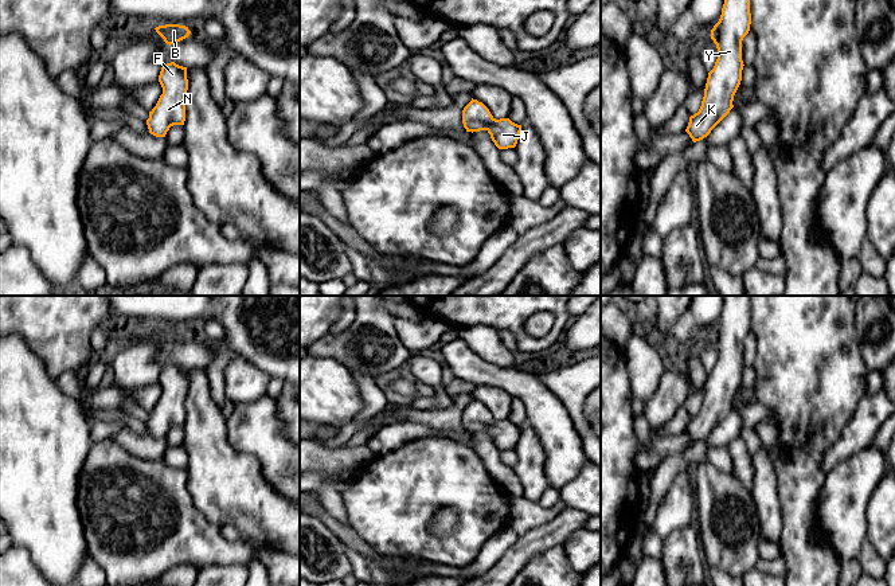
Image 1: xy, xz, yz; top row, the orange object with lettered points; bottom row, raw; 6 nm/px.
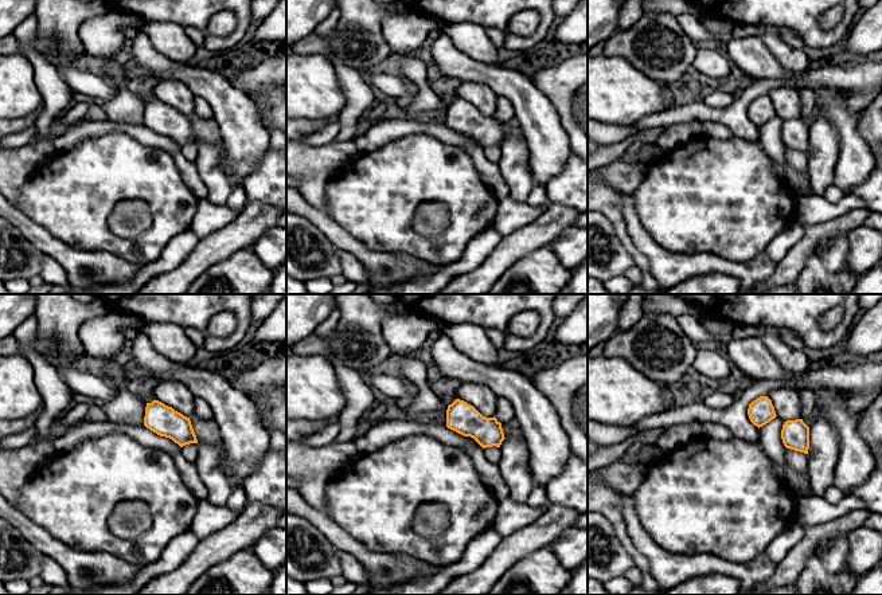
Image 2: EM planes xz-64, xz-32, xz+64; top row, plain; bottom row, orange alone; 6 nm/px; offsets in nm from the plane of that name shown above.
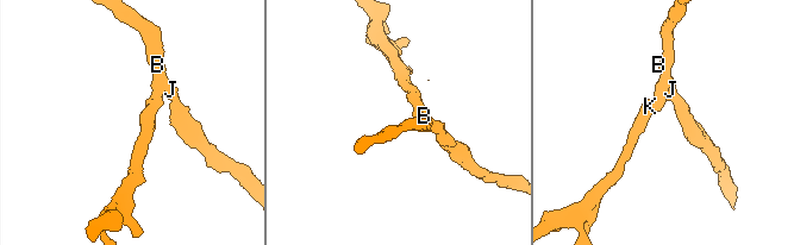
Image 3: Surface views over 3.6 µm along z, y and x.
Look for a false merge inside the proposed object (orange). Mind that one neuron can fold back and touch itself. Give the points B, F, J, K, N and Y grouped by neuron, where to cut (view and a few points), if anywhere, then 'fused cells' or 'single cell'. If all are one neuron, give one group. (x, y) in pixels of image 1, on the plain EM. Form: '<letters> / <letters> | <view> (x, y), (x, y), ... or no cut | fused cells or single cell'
B F J K N Y | no cut | single cell

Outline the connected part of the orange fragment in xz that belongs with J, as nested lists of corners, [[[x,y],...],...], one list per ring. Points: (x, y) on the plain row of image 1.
[[[473,399],[462,411],[462,425],[466,433],[486,431],[499,450],[515,449],[521,433],[521,426],[509,419],[496,421],[482,403]]]

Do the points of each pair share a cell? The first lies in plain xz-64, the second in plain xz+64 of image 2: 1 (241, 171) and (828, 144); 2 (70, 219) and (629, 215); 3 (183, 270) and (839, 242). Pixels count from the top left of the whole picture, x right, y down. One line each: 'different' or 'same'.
1: different
2: different
3: different

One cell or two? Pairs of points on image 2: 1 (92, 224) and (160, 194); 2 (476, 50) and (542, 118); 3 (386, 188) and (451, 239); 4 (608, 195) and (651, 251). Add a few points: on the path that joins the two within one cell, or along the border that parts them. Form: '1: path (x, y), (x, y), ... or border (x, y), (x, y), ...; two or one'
1: path (102, 206), (120, 188), (141, 188); one
2: border (460, 51), (482, 62), (495, 65); two
3: path (412, 188), (437, 188), (456, 207), (456, 214); one
4: border (620, 194), (625, 230), (635, 243); two

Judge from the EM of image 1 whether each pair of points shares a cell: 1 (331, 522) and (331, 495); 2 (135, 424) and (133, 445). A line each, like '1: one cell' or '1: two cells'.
1: two cells
2: two cells

